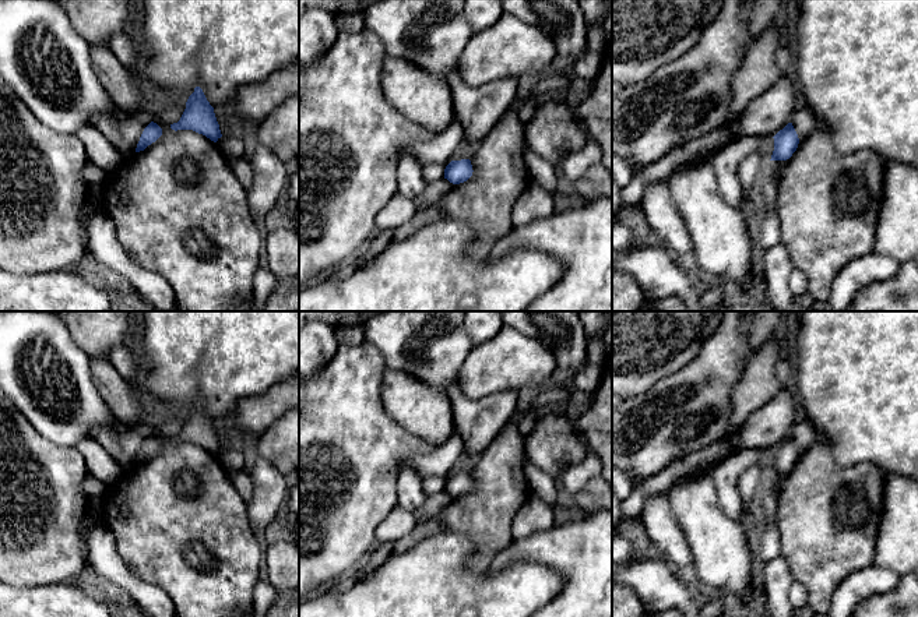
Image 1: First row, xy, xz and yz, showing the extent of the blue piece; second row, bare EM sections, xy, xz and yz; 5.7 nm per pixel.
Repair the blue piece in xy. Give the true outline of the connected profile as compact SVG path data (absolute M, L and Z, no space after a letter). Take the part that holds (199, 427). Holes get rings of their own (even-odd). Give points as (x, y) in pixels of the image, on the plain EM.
M200 399L194 401L194 405L186 415L186 422L180 433L170 437L170 441L175 444L193 443L198 447L205 448L214 455L222 449L214 420L210 417Z

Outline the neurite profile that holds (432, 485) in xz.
M430 476L422 480L422 487L426 496L432 496L435 493L444 490L446 479Z

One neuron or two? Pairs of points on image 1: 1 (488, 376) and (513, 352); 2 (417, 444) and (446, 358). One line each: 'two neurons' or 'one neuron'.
1: one neuron
2: two neurons

